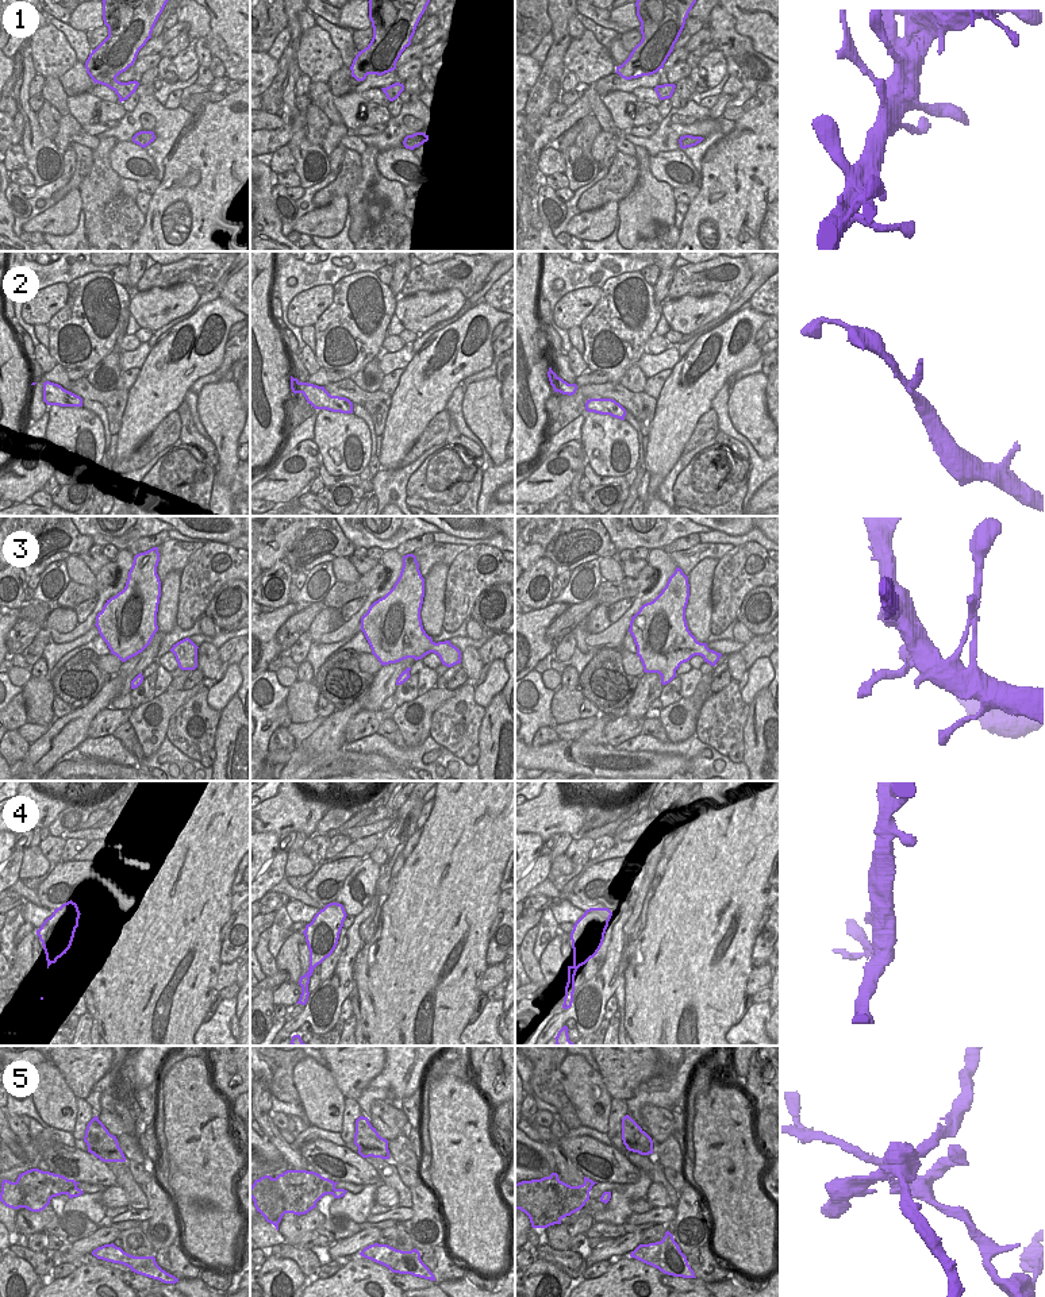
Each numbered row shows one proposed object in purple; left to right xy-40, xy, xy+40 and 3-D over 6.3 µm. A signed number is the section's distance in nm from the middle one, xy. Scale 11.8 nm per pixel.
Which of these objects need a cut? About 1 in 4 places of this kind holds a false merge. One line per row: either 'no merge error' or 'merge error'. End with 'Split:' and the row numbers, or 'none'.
1: no merge error
2: no merge error
3: no merge error
4: no merge error
5: no merge error
Split: none

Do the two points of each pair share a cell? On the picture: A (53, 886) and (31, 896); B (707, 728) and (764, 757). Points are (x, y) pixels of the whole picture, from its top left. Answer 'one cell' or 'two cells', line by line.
A: two cells
B: two cells

